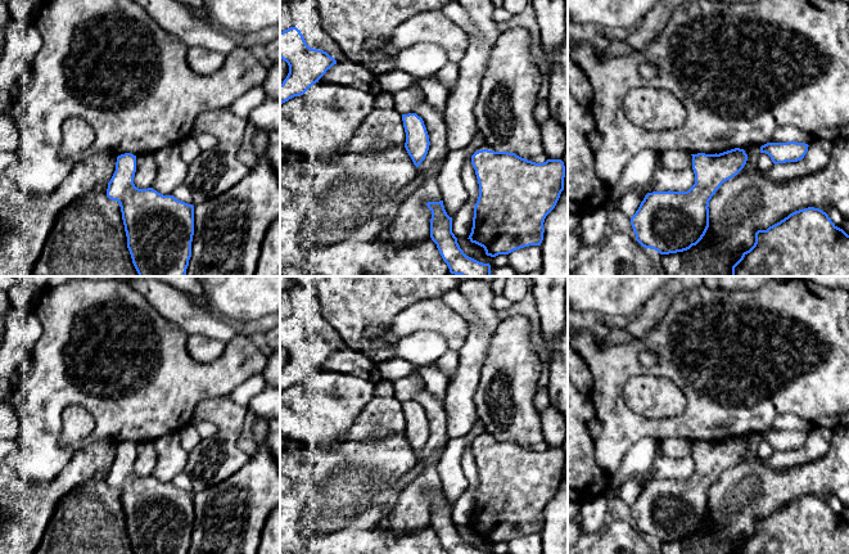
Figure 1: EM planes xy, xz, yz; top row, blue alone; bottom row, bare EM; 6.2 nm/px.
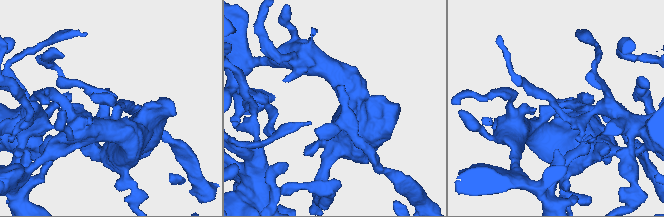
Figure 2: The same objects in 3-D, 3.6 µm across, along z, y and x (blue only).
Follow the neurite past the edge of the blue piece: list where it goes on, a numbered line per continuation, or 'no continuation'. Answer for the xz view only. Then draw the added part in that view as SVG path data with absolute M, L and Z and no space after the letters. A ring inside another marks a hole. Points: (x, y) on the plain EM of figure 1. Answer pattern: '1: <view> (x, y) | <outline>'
no continuation

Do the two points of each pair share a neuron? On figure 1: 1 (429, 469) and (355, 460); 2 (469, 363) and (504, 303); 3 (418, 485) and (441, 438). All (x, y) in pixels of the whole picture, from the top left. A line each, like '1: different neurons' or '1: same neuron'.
1: different neurons
2: different neurons
3: same neuron

